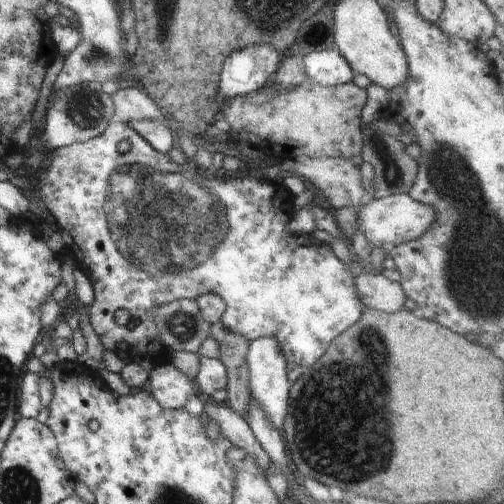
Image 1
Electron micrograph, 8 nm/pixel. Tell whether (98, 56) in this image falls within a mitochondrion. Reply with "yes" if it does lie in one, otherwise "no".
yes

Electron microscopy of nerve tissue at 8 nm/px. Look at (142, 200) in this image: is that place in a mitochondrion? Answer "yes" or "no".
yes

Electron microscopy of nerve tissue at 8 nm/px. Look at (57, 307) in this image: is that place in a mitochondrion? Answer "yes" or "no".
no

